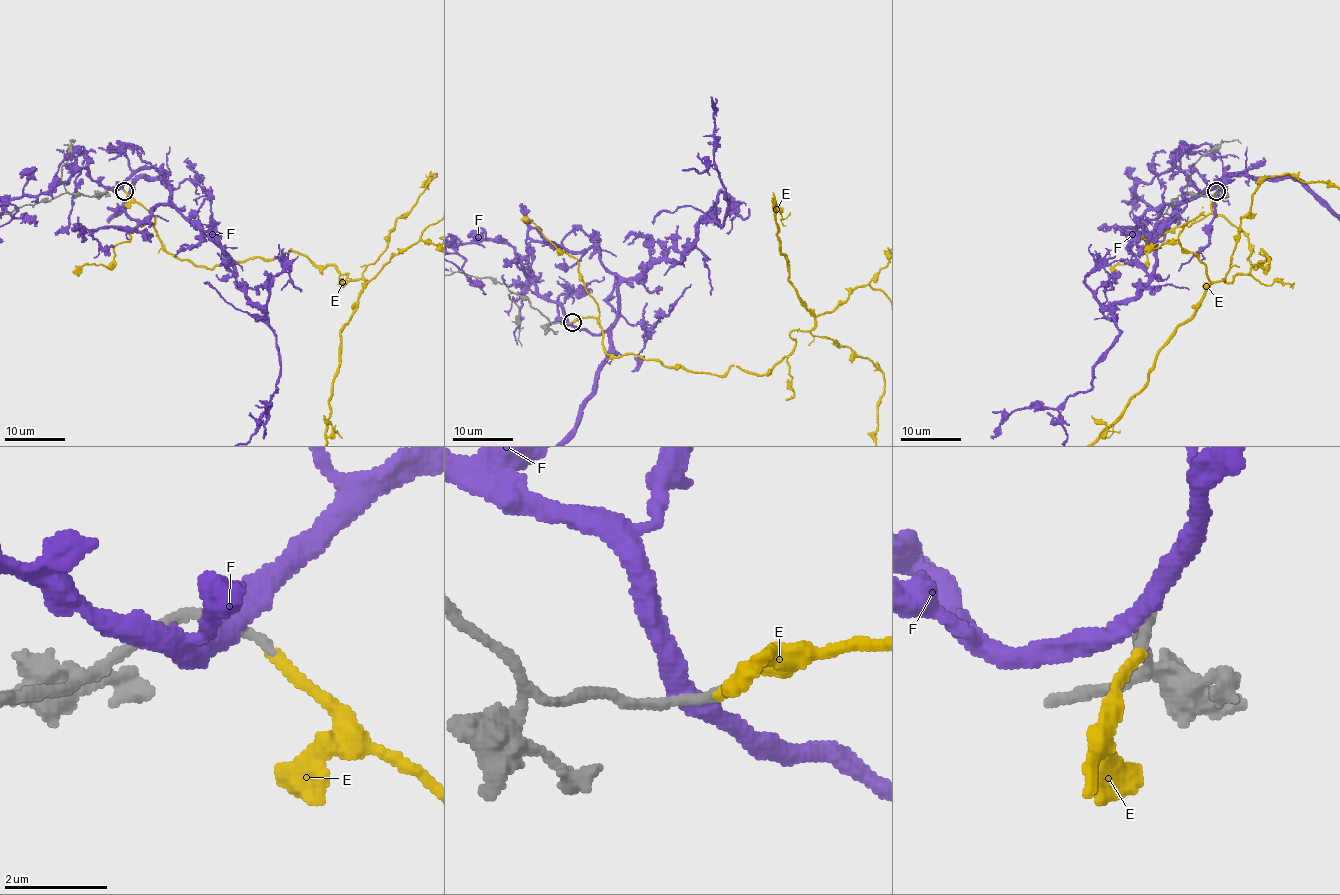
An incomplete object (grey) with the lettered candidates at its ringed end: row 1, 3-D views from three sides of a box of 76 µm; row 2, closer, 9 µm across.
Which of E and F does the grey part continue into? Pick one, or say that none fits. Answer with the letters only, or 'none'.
E

